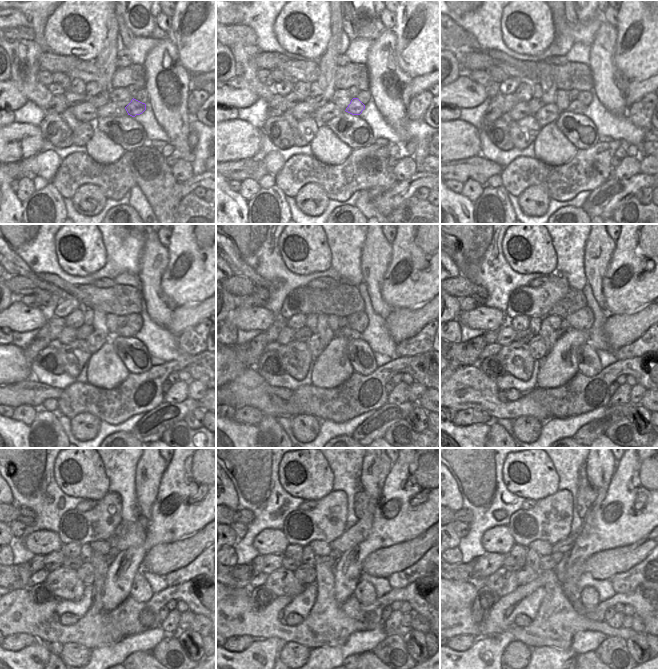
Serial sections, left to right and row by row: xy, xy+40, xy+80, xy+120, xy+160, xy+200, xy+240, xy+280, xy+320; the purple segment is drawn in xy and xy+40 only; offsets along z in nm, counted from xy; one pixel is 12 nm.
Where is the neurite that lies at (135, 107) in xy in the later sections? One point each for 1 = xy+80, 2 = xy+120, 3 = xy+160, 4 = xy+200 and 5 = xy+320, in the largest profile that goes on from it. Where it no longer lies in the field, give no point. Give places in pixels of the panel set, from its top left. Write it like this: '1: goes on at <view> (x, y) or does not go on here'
1: goes on at xy+80 (577, 107)
2: goes on at xy+120 (126, 331)
3: goes on at xy+160 (347, 332)
4: goes on at xy+200 (560, 332)
5: goes on at xy+320 (547, 562)

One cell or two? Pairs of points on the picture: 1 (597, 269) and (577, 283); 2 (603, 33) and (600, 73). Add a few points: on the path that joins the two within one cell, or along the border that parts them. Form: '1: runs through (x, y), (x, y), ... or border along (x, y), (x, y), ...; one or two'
1: border along (585, 254), (585, 278), (595, 299); two
2: runs through (603, 43), (602, 63); one

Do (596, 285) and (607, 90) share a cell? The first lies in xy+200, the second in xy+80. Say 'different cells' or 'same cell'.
same cell

